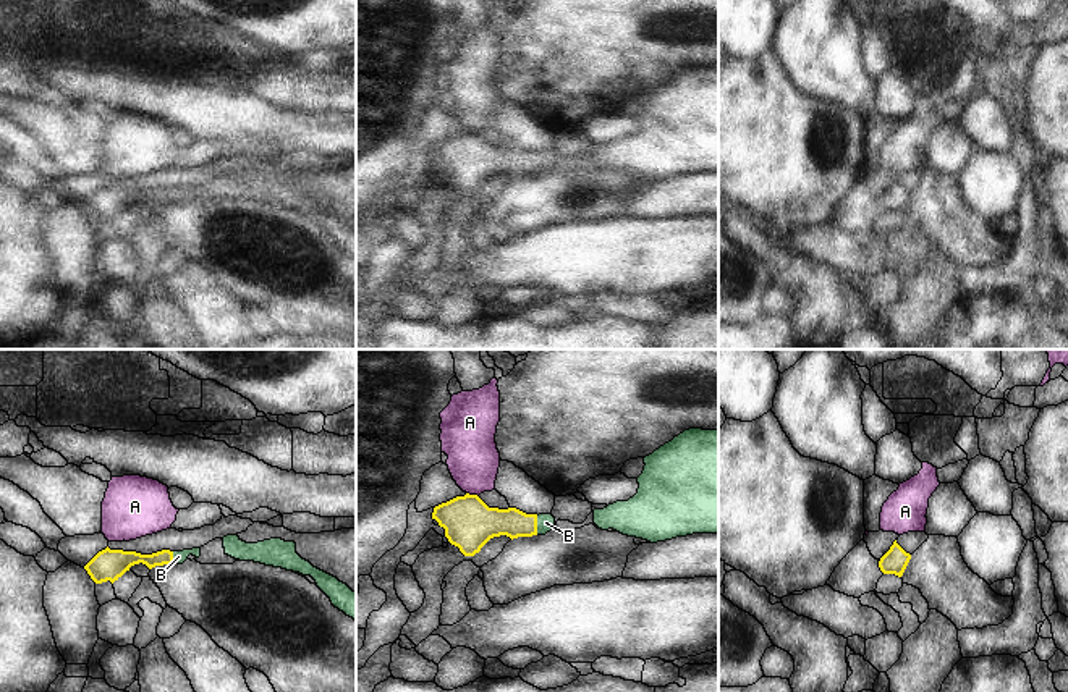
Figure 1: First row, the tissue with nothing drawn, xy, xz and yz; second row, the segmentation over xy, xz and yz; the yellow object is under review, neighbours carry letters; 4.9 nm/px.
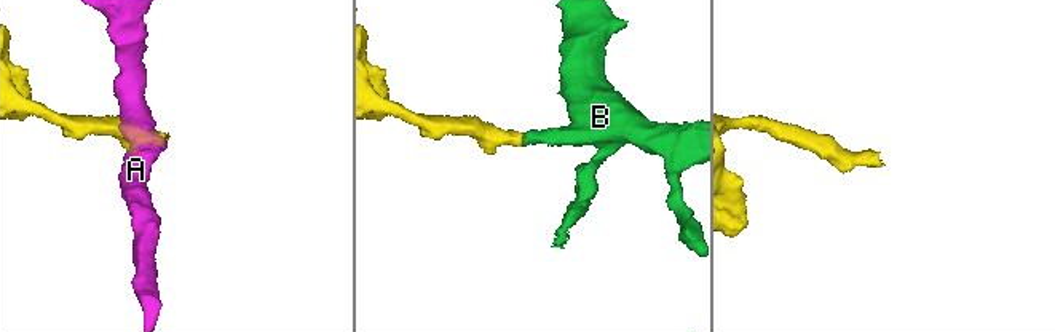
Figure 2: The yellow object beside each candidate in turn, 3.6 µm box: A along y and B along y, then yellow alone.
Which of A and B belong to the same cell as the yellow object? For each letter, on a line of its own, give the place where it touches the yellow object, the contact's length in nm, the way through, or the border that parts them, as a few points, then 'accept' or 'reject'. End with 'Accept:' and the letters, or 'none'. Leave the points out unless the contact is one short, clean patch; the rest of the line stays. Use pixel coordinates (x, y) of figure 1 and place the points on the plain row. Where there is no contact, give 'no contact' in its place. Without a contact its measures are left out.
A: meets yellow in xz at (473, 133); contact 70 nm long; border along xz (466, 130), (478, 135); reject
B: meets yellow in xz at (536, 164); contact 100 nm long; runs through xz (486, 160), (536, 164), (546, 160); accept
Accept: B

